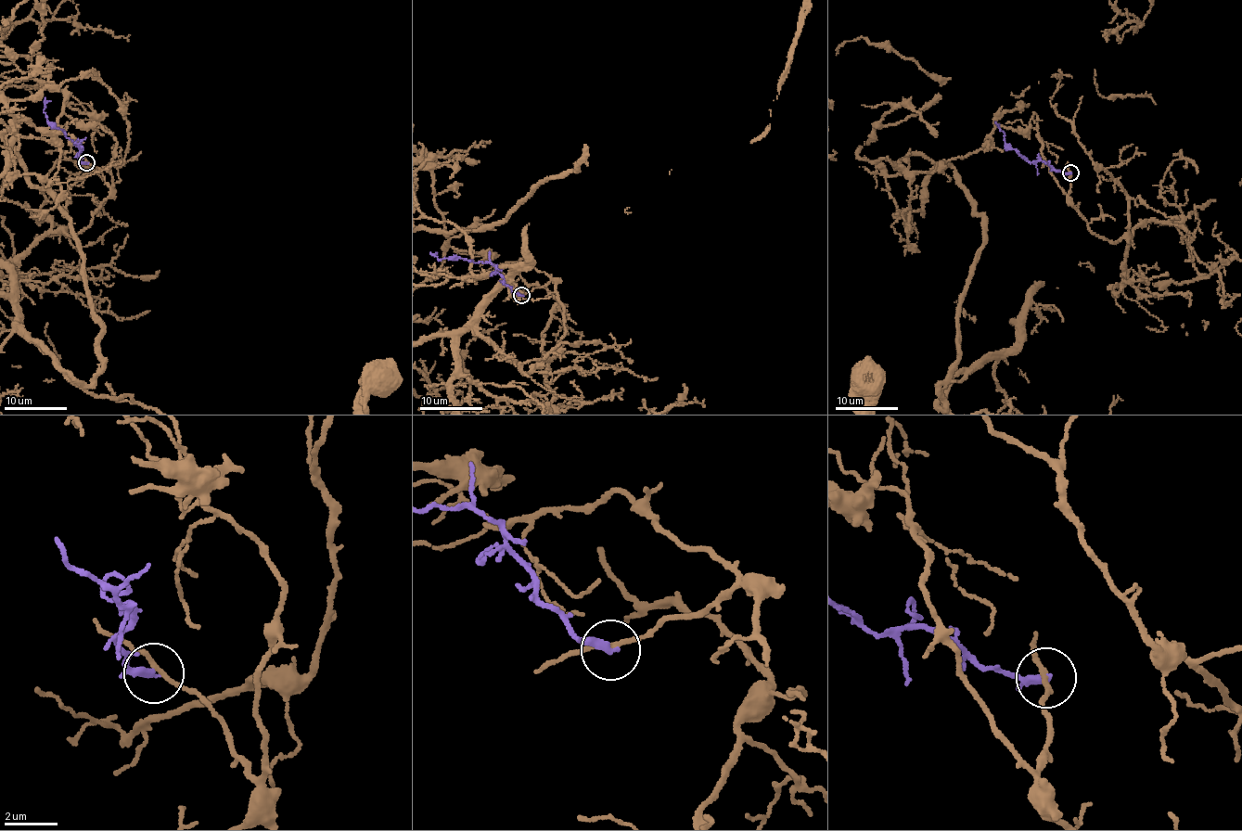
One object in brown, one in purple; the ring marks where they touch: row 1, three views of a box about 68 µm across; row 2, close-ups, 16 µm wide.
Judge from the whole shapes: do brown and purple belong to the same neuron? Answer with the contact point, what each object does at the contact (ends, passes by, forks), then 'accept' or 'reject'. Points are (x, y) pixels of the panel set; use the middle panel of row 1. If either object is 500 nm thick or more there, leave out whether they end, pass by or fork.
at (521, 295); brown passes by; purple ends there; reject

